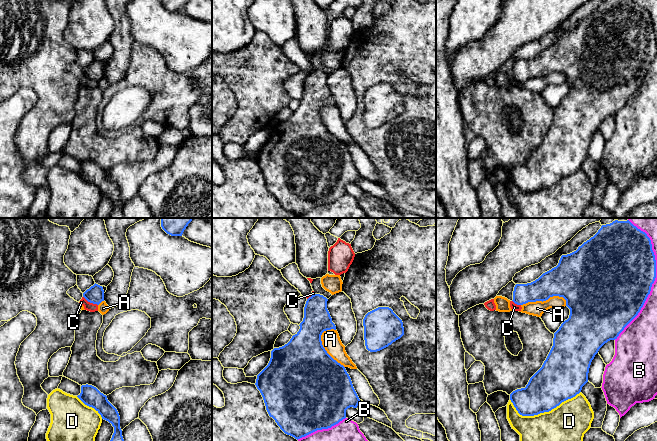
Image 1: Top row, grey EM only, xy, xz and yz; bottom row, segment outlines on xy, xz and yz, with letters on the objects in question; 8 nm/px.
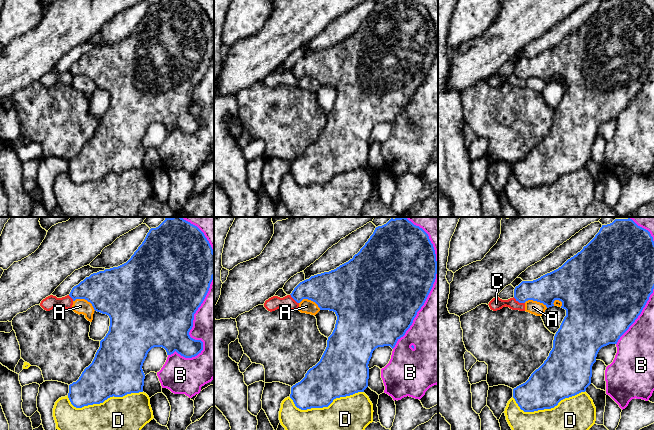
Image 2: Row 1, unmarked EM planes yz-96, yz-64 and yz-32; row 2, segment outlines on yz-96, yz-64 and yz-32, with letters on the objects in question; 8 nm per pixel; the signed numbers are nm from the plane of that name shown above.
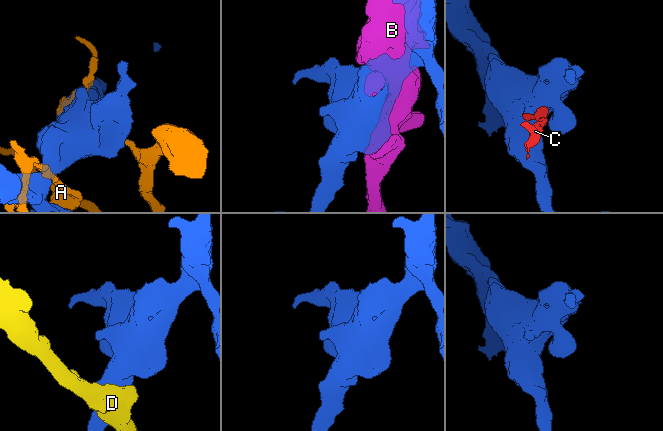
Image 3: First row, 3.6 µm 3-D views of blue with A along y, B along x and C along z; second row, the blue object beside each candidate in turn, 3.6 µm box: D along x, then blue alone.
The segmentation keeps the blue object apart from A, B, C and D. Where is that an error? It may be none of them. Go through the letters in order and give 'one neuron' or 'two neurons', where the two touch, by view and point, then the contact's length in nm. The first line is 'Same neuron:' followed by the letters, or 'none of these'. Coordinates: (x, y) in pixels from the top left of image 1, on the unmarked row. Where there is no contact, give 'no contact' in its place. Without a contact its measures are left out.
Same neuron: none of these
A: two neurons | xz (325, 126) | 340 nm
B: two neurons | yz (654, 56) | 950 nm
C: two neurons | xy (90, 78) | 140 nm
D: two neurons | yz (543, 188) | 550 nm

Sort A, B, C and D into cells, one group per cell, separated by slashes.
A / B / C / D

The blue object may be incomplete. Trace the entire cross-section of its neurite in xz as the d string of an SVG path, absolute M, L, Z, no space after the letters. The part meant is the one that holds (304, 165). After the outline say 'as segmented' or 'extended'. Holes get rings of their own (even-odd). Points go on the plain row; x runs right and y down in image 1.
M320 70L307 75L299 107L287 120L271 127L270 137L257 151L255 159L269 192L285 210L297 216L338 200L346 194L346 186L357 184L360 178L345 143L334 136L322 121L322 109L336 106L327 77Z; as segmented

